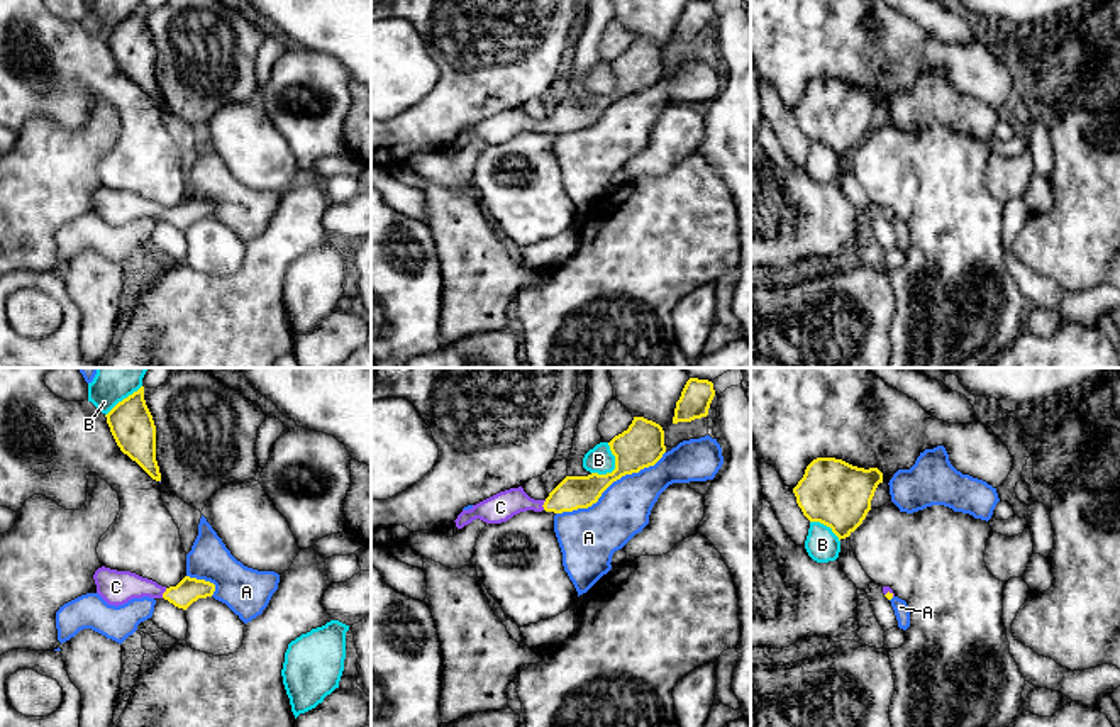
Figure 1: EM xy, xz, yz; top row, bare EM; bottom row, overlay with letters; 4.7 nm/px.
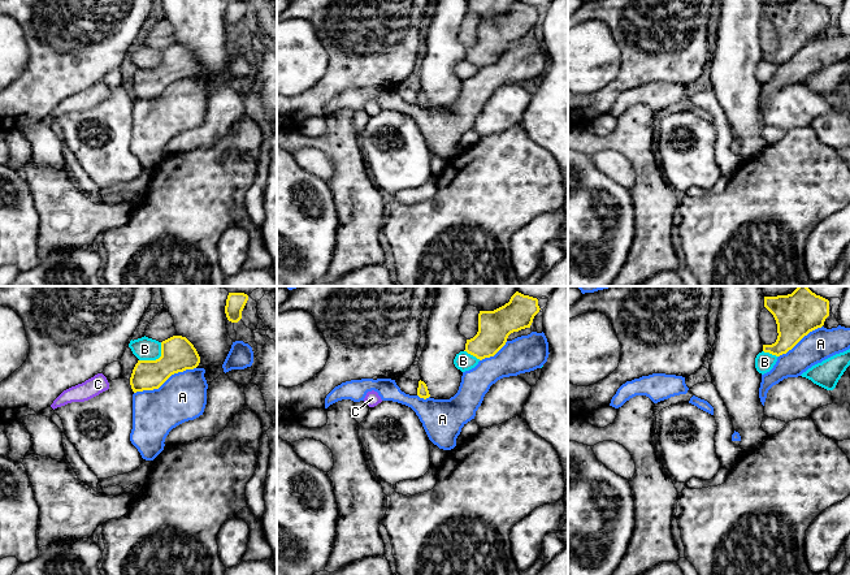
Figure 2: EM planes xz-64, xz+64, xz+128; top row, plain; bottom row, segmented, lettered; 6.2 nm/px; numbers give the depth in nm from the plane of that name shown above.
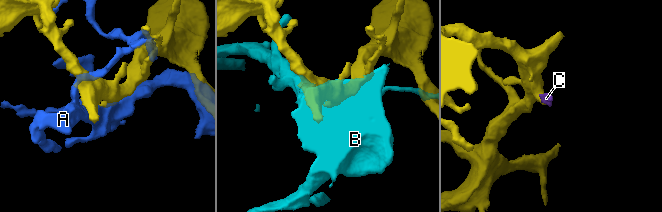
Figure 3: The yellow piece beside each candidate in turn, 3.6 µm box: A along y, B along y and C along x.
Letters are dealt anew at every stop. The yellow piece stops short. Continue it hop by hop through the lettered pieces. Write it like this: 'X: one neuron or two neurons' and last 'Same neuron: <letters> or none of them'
A: two neurons
B: two neurons
C: one neuron
Same neuron: C

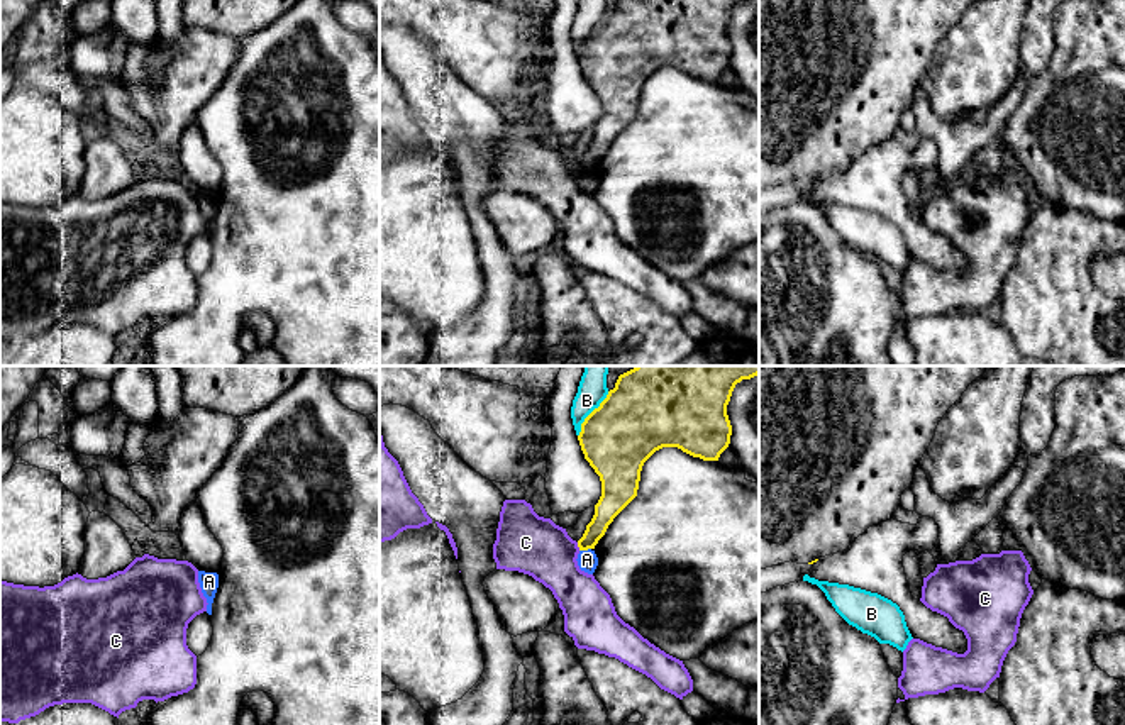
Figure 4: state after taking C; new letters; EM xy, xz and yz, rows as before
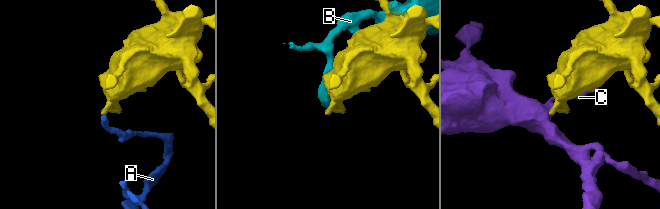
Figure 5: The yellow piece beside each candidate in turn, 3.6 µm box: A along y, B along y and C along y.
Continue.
A: two neurons
B: two neurons
C: two neurons
Same neuron: none of them

